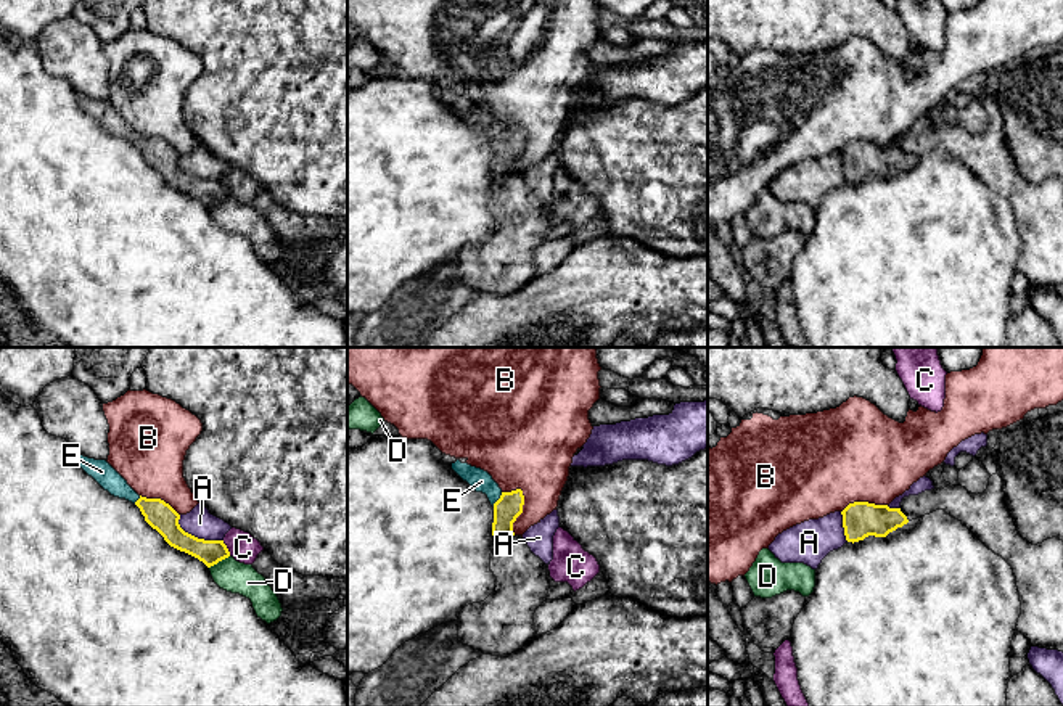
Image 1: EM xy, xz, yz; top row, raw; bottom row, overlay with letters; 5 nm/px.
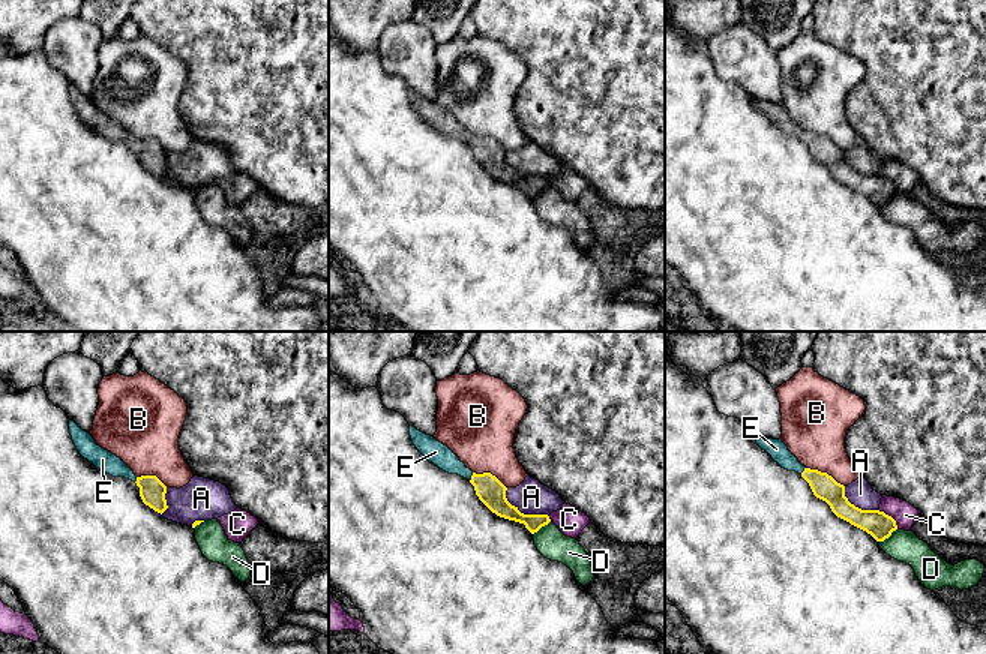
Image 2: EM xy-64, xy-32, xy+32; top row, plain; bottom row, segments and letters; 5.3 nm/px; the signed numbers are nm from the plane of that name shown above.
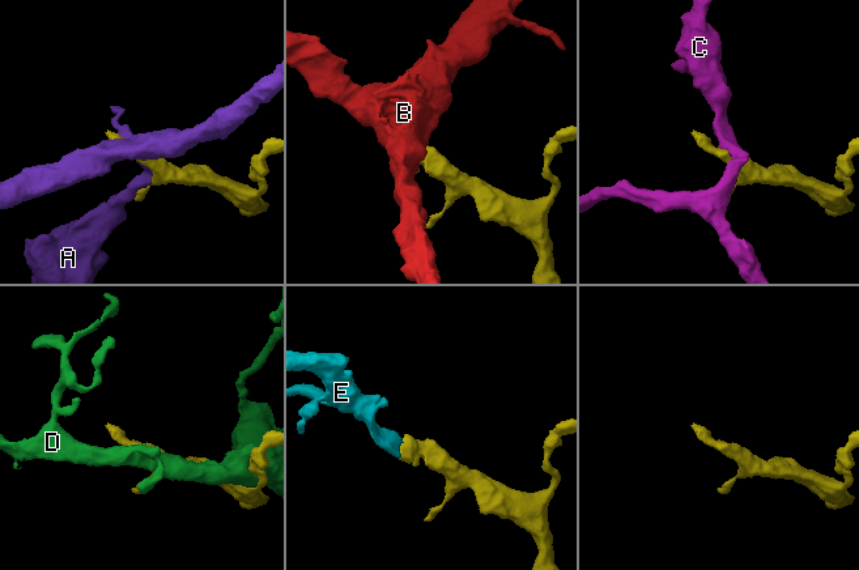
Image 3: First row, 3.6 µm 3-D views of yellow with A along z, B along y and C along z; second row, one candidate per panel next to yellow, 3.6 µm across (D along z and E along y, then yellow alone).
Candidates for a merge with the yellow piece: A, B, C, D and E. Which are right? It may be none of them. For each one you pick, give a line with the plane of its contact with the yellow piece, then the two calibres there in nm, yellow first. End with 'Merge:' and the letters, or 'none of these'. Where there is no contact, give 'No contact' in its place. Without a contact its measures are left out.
E: Touches yellow in xz. Thickness 140 nm (yellow) against 110 nm
Merge: E

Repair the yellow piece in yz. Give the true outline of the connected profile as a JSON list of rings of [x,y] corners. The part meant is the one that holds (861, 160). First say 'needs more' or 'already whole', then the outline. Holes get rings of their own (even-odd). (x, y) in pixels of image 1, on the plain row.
already whole; [[[868,142],[849,143],[841,154],[846,180],[852,183],[868,175],[886,177],[909,162],[901,148]]]

